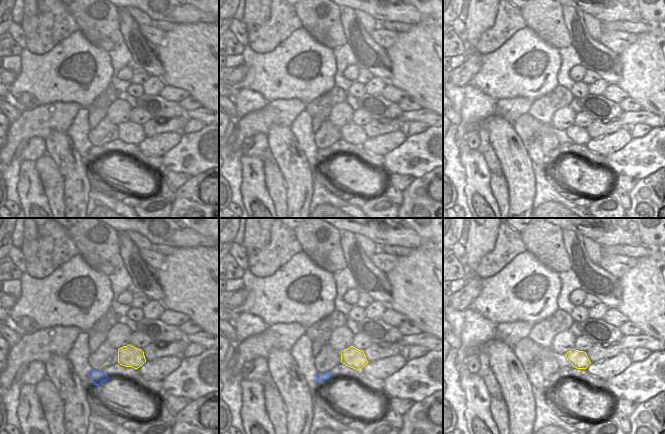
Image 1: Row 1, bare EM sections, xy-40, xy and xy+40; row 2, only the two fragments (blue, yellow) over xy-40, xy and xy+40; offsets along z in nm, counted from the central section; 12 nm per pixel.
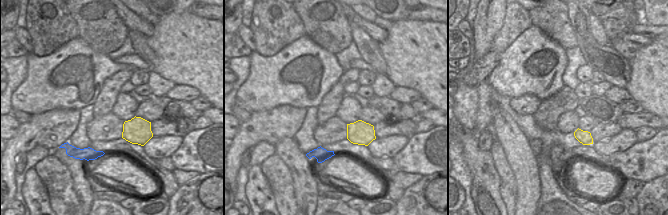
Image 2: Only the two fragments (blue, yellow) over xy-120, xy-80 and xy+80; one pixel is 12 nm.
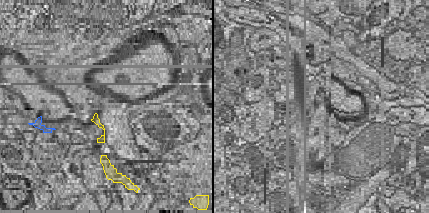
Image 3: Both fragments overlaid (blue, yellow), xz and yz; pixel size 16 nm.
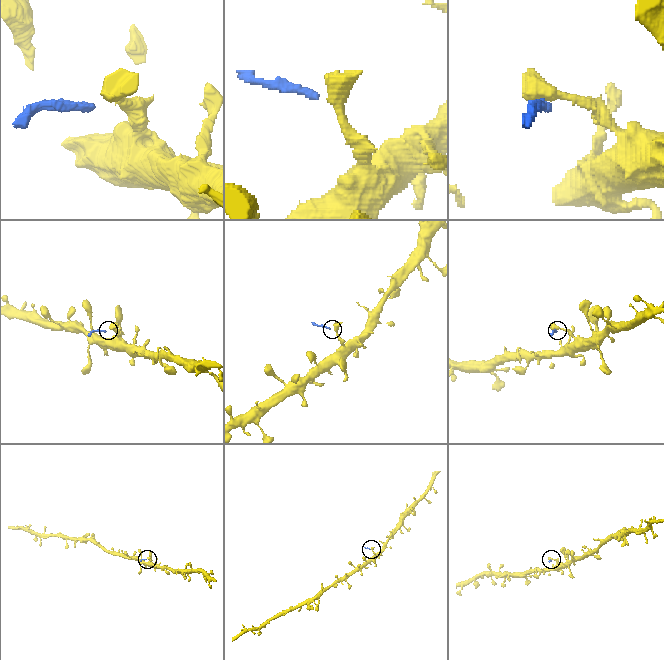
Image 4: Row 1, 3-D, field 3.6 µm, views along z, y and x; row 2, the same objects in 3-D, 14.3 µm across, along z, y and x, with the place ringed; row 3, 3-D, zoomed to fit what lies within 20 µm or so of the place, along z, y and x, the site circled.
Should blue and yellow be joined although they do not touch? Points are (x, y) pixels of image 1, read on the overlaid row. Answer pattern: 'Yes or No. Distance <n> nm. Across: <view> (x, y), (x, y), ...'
No. Distance 200 nm. Across: xy (329, 372), (341, 361)

